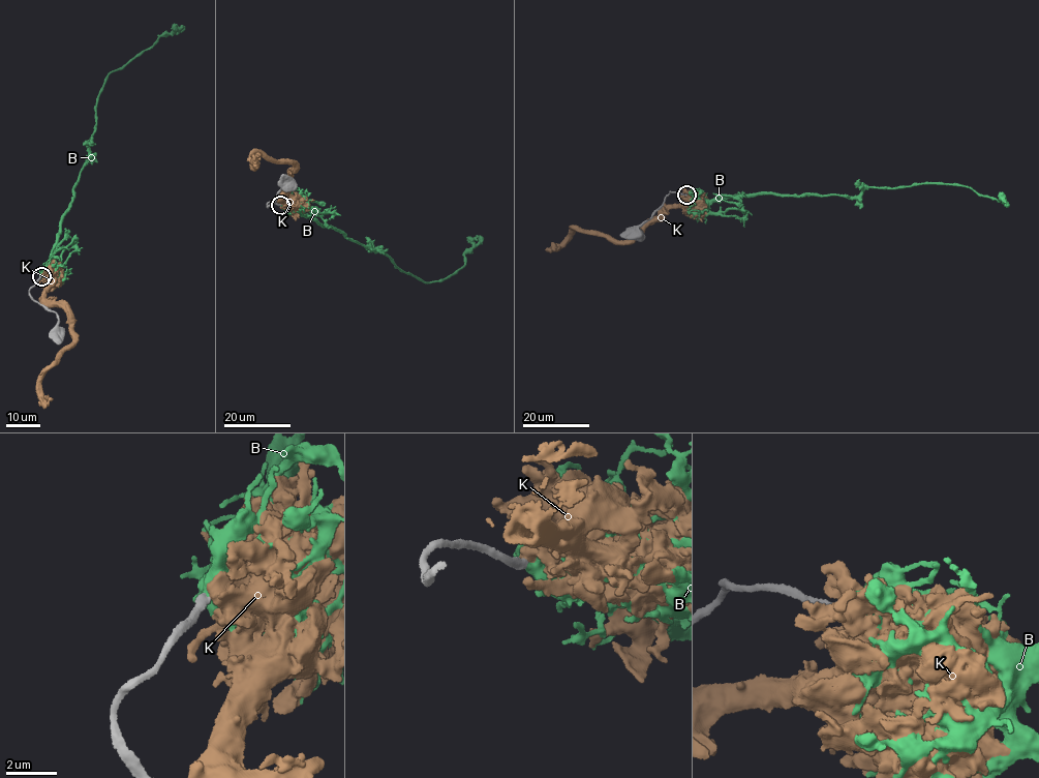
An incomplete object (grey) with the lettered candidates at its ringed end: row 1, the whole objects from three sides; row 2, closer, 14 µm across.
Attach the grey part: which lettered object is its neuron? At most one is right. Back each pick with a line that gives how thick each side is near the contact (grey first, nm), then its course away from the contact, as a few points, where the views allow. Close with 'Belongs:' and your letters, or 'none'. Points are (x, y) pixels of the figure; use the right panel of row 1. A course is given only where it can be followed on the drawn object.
B: 320 nm thick on the grey side, 600 nm on the other; it runs (686, 195), (717, 201), (768, 193), (852, 198), (872, 187), (933, 183), (968, 187), (1006, 203)
Belongs: B

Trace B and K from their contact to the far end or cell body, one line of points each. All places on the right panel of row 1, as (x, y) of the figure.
B: (686, 195), (717, 201), (768, 193), (852, 198), (872, 187), (933, 183), (968, 187), (1006, 203)
K: (686, 195), (683, 203), (659, 214), (624, 240), (576, 228), (569, 239), (546, 250)

